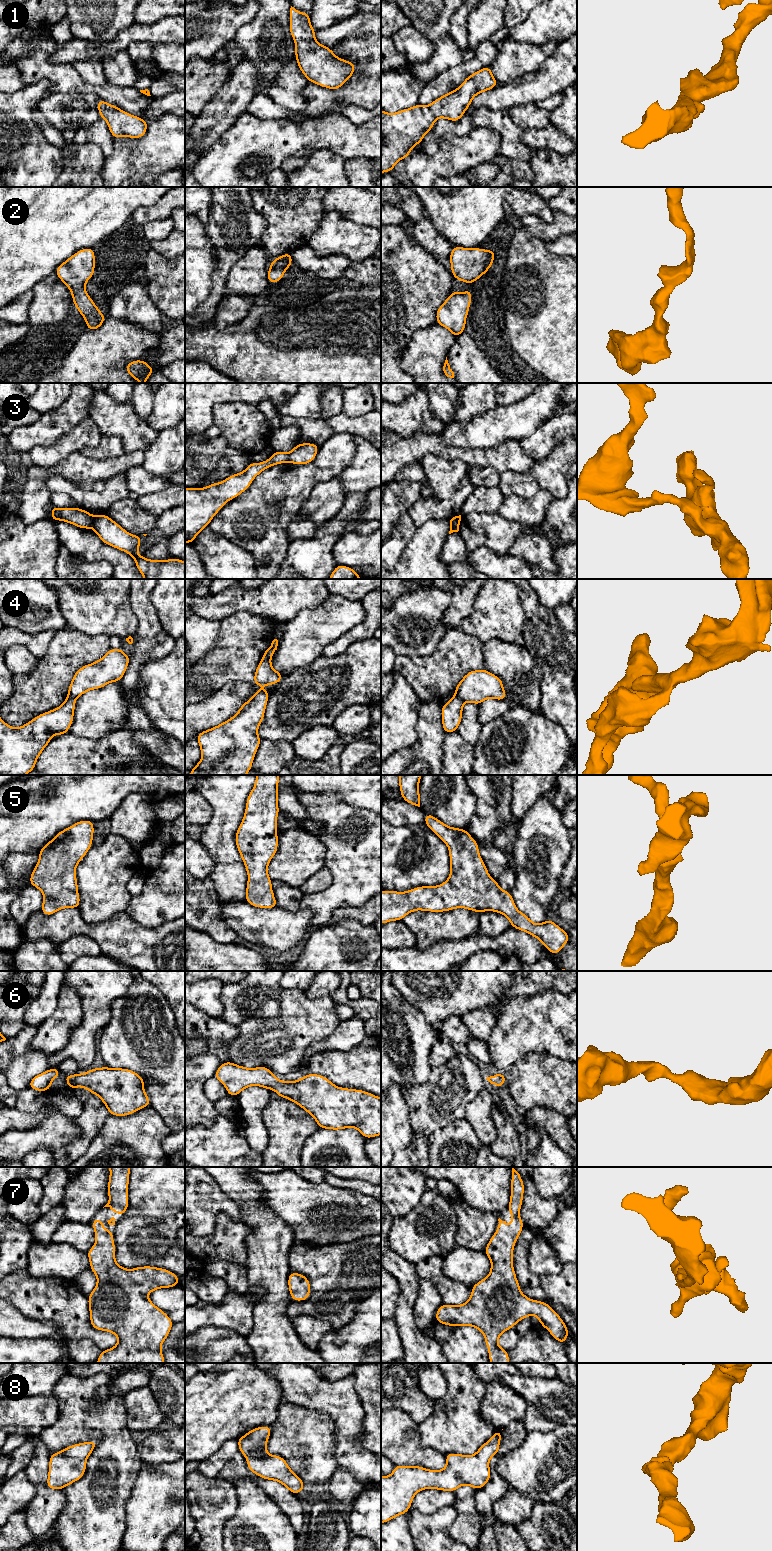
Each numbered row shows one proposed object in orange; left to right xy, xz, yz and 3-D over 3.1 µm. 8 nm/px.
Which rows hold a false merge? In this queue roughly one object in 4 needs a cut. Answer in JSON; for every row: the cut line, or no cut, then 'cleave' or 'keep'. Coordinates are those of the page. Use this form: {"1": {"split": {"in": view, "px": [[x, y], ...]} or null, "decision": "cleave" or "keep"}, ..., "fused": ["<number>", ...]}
{"1": {"split": null, "decision": "keep"}, "2": {"split": null, "decision": "keep"}, "3": {"split": {"in": "xy", "px": [[95, 516], [91, 526]]}, "decision": "cleave"}, "4": {"split": {"in": "yz", "px": [[455, 694], [464, 701]]}, "decision": "cleave"}, "5": {"split": null, "decision": "keep"}, "6": {"split": null, "decision": "keep"}, "7": {"split": null, "decision": "keep"}, "8": {"split": null, "decision": "keep"}, "fused": ["3", "4"]}

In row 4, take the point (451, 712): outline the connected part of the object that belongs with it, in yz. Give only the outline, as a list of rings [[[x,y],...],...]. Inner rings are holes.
[[[455,695],[441,707],[442,727],[446,734],[457,731],[462,721],[463,703],[464,701]]]

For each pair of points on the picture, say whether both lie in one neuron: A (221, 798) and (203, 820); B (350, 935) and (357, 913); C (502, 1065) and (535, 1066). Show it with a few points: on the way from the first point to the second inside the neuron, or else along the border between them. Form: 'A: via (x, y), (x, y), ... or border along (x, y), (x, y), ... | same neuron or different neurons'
A: border along (196, 791), (212, 810), (212, 818), (206, 826) | different neurons
B: border along (332, 922), (353, 918), (363, 925), (370, 926) | different neurons
C: border along (531, 1052), (521, 1055), (507, 1071) | different neurons

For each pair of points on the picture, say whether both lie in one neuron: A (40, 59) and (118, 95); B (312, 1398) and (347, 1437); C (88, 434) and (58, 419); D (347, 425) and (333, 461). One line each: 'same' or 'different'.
A: same
B: same
C: different
D: different

